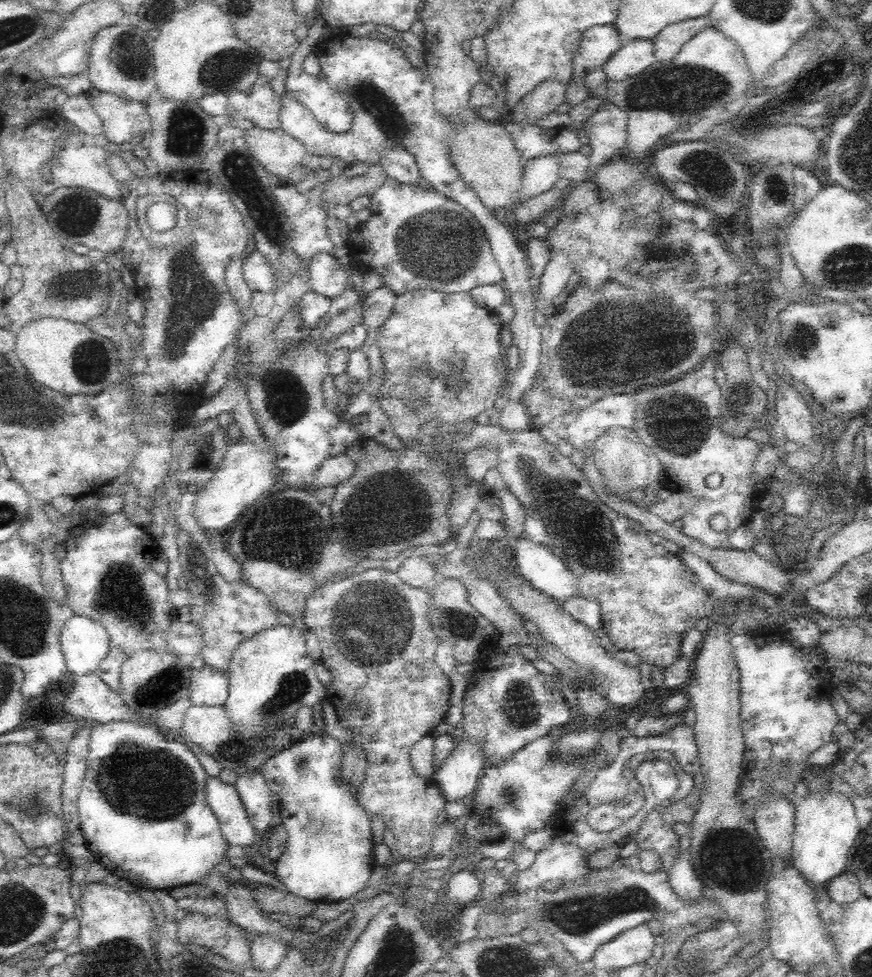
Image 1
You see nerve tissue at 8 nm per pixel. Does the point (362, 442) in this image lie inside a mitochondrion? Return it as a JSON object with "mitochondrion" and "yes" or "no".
{"mitochondrion":"no"}

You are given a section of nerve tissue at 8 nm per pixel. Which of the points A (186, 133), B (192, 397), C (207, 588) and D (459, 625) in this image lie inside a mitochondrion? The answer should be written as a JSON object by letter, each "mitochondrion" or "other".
{"A":"mitochondrion","B":"other","C":"mitochondrion","D":"mitochondrion"}

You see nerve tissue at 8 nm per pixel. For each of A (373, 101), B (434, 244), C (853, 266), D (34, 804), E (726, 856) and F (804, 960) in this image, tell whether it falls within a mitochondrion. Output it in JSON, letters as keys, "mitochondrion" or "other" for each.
{"A":"mitochondrion","B":"mitochondrion","C":"mitochondrion","D":"mitochondrion","E":"mitochondrion","F":"other"}

